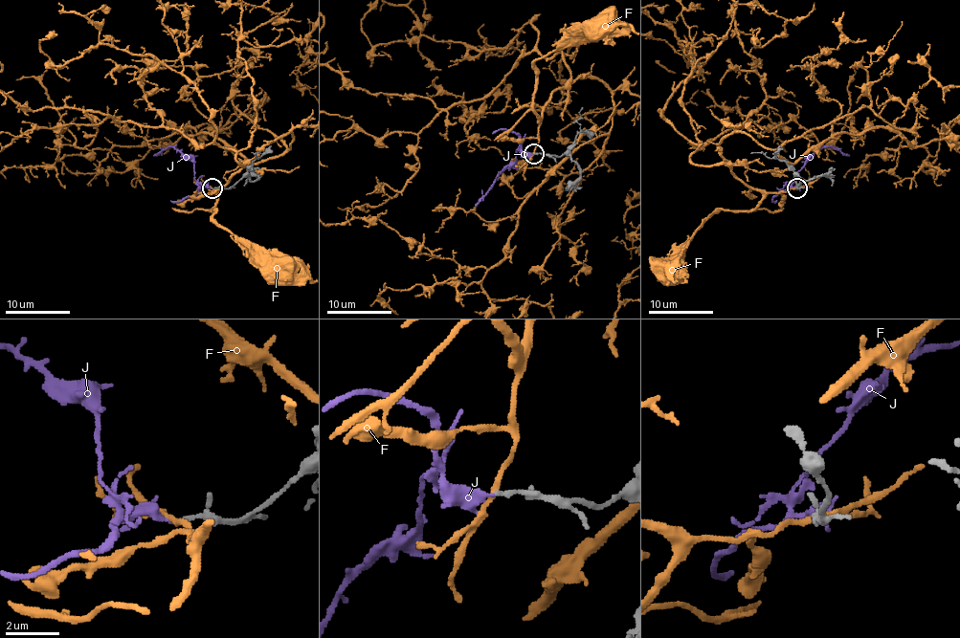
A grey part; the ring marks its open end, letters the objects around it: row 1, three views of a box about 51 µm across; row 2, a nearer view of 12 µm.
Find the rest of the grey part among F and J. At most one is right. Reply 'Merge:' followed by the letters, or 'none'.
Merge: J

